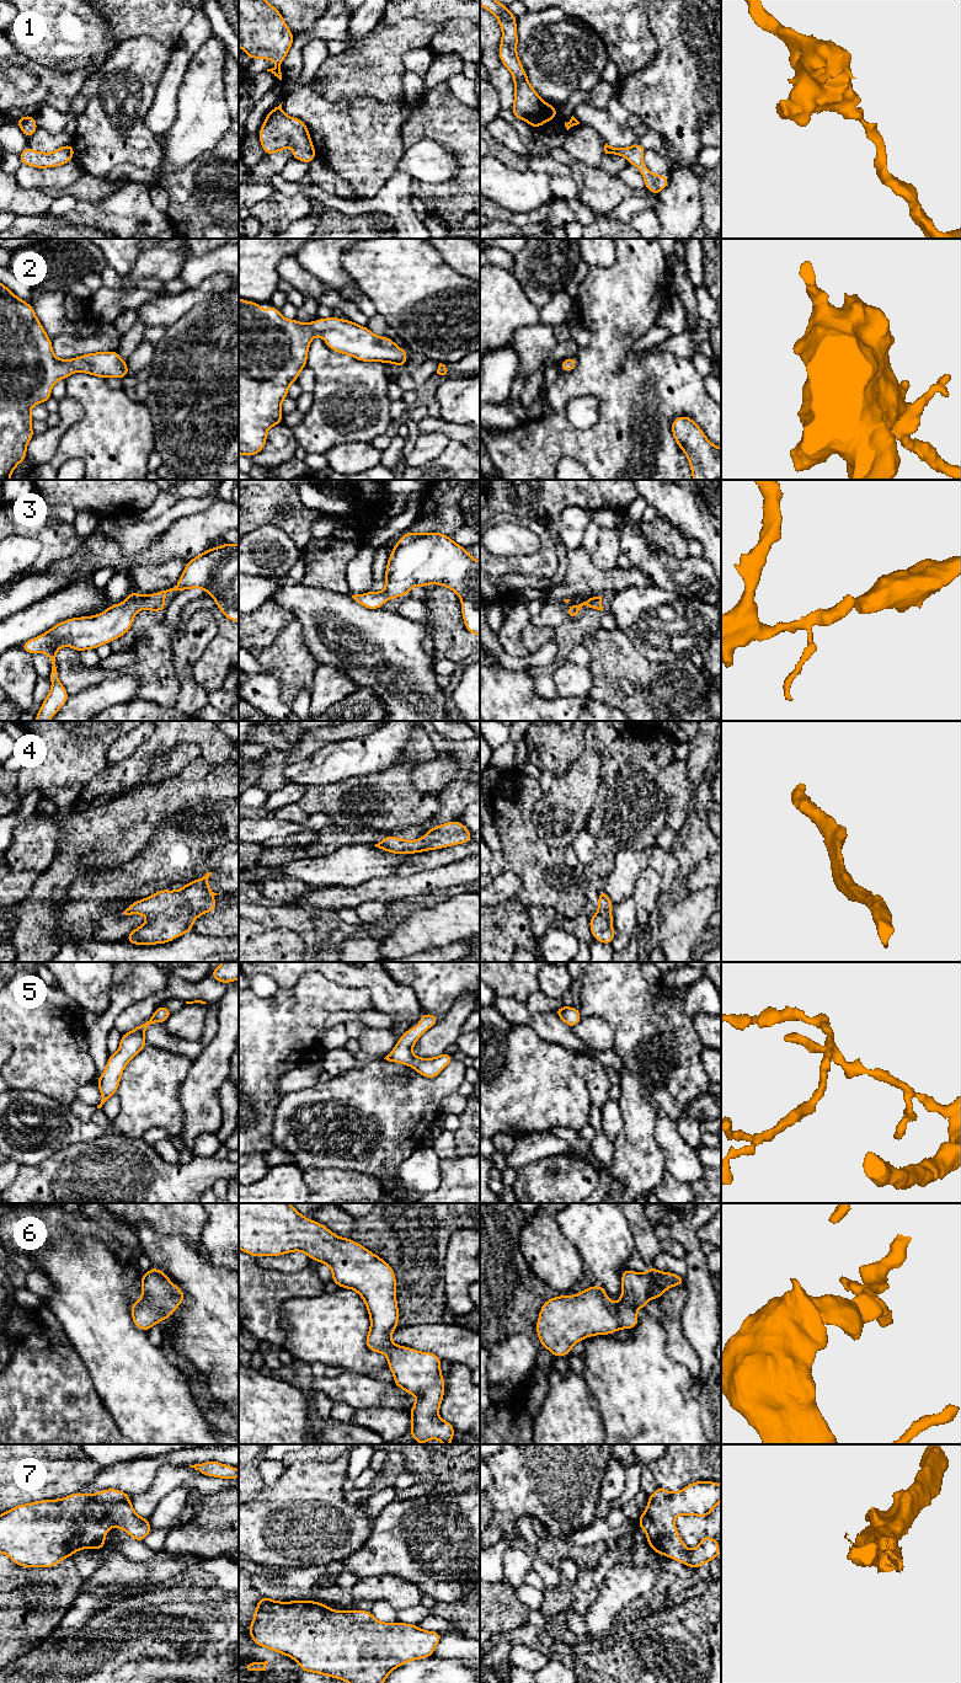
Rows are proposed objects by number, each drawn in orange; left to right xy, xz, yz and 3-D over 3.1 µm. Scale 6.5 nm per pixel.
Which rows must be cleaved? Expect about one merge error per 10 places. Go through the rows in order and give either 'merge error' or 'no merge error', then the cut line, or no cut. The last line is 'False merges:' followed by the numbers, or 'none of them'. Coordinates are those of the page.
1: no merge error; no cut
2: no merge error; no cut
3: no merge error; no cut
4: no merge error; no cut
5: no merge error; no cut
6: no merge error; no cut
7: no merge error; no cut
False merges: none of them

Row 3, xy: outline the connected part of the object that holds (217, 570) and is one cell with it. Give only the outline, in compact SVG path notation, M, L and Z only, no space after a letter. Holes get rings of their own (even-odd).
M225 543L186 562L182 576L173 588L145 597L132 591L124 602L108 605L101 614L68 619L21 643L21 648L33 656L39 652L47 653L52 666L49 674L52 690L34 721L49 721L69 698L58 679L55 656L60 647L68 646L78 652L97 650L102 643L111 643L114 639L126 635L139 610L165 611L164 599L167 592L191 588L203 588L215 599L217 608L225 618L239 623L239 544Z

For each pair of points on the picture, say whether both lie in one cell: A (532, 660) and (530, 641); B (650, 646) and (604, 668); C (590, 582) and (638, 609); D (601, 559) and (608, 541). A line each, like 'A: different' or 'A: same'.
A: different
B: different
C: different
D: same

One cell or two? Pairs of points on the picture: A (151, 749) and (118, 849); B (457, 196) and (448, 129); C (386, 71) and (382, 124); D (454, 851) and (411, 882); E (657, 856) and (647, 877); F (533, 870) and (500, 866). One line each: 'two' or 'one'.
A: two
B: one
C: two
D: two
E: two
F: two

